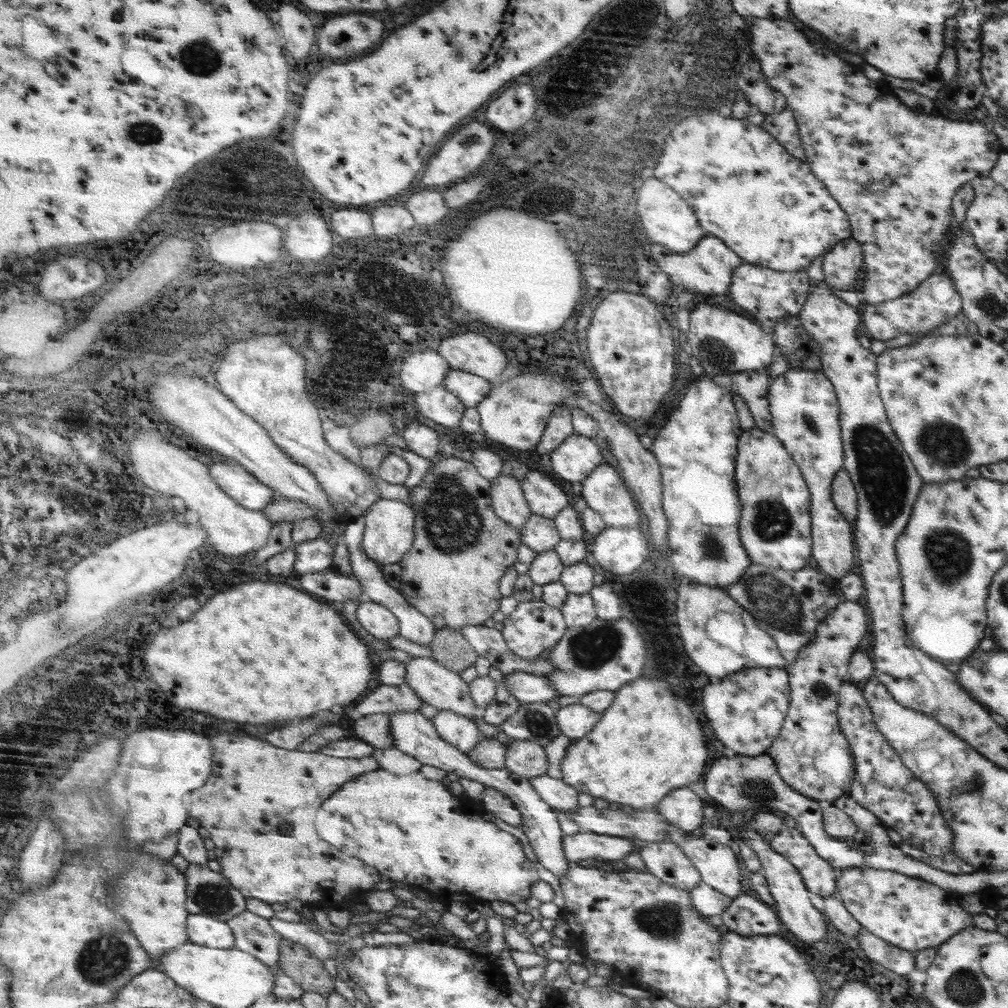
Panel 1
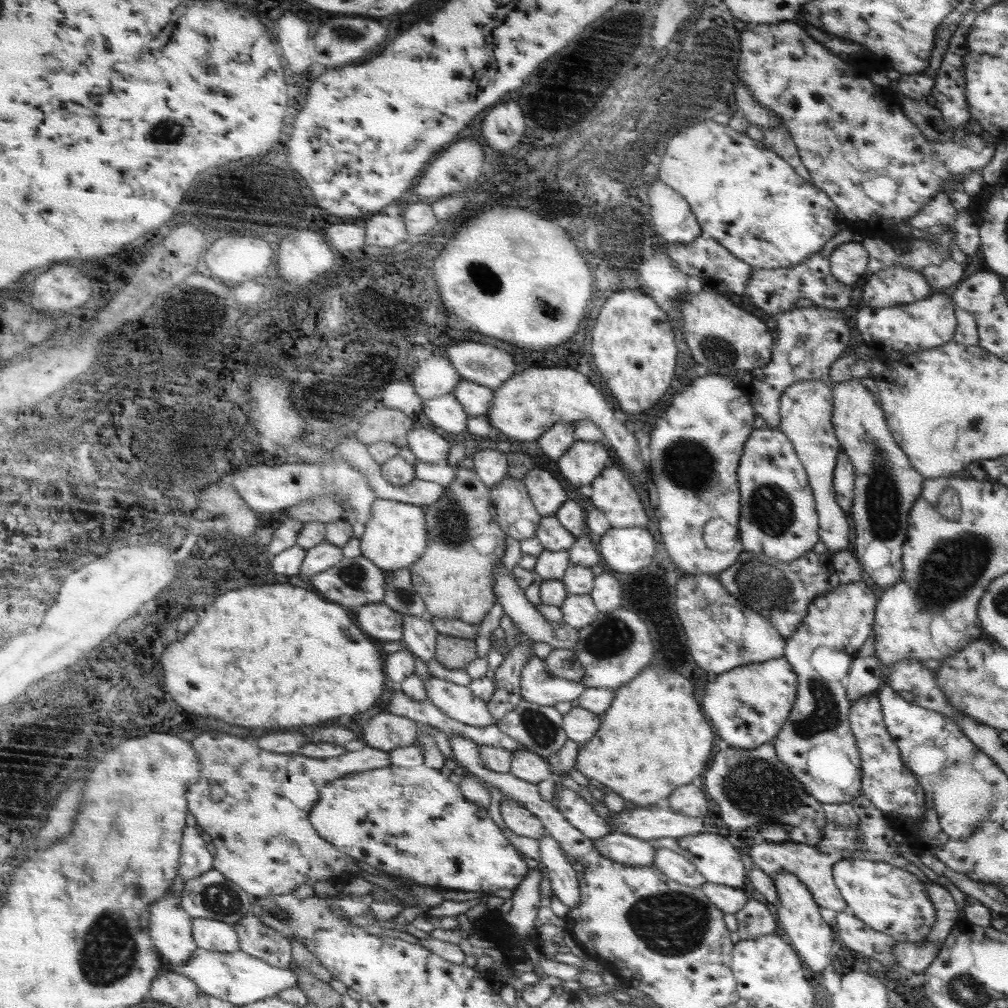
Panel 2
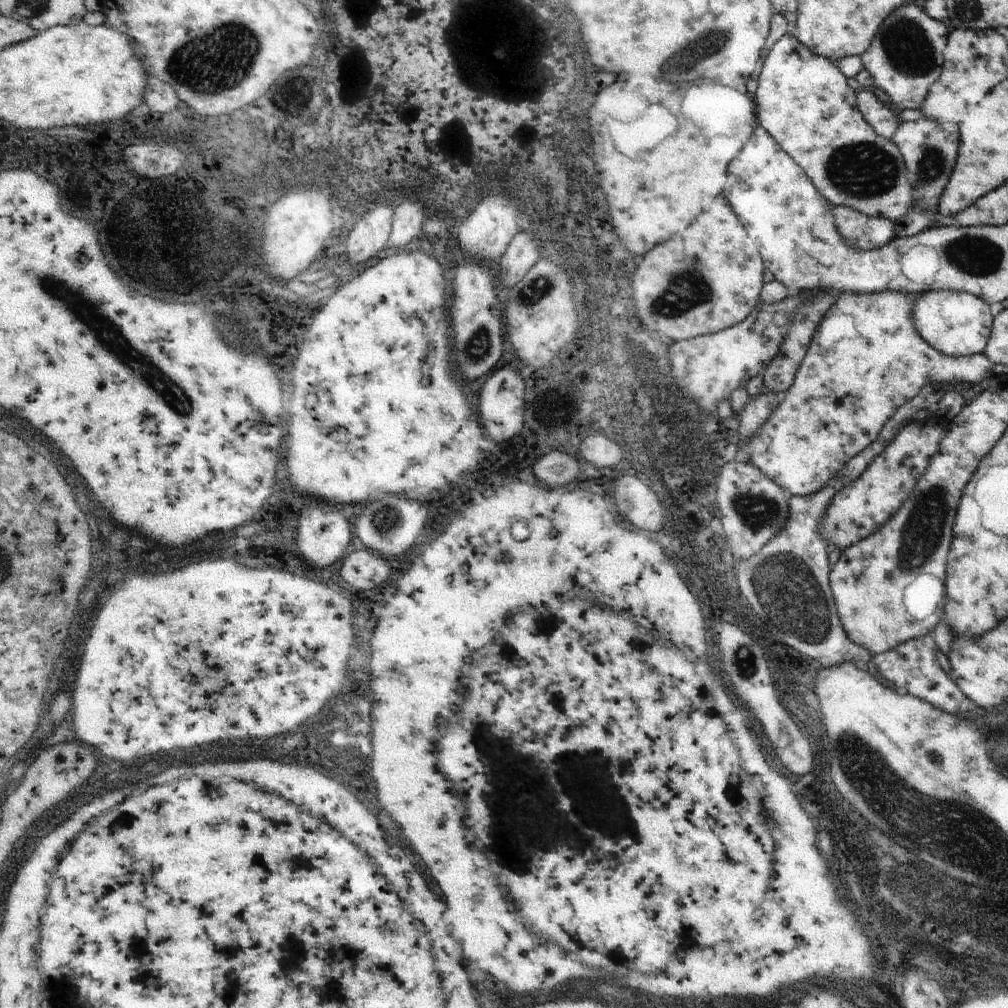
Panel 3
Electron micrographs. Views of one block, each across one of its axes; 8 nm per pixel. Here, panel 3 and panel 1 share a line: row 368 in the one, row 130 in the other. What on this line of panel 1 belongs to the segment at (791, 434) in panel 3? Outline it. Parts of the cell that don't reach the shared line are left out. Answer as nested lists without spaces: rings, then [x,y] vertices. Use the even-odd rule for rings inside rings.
[[[759,18],[759,20],[751,20],[751,44],[749,44],[749,50],[753,54],[753,58],[759,62],[759,68],[761,68],[761,74],[763,74],[763,80],[767,86],[771,86],[773,90],[781,92],[785,96],[785,106],[791,110],[793,114],[793,120],[797,124],[797,132],[799,132],[799,140],[801,140],[801,146],[803,146],[803,152],[805,152],[805,162],[809,164],[811,172],[815,174],[815,178],[825,186],[825,190],[829,192],[829,196],[835,200],[835,204],[847,214],[847,222],[851,226],[851,238],[861,246],[861,252],[863,252],[863,268],[865,268],[865,280],[863,280],[863,286],[861,286],[861,302],[863,304],[881,304],[885,300],[897,300],[901,296],[905,296],[907,292],[915,290],[923,280],[927,280],[933,272],[937,272],[941,266],[933,260],[933,252],[937,250],[939,242],[943,242],[943,236],[945,232],[955,224],[953,220],[953,210],[951,210],[951,200],[953,200],[953,194],[957,192],[957,188],[961,186],[969,186],[971,180],[975,178],[989,178],[991,176],[991,170],[999,158],[999,154],[1003,152],[999,140],[995,134],[991,134],[991,126],[985,126],[983,122],[977,122],[977,120],[971,120],[971,122],[957,122],[953,118],[947,118],[947,116],[937,116],[937,114],[919,114],[917,110],[911,110],[907,108],[903,102],[897,100],[897,96],[885,88],[883,84],[879,82],[871,82],[865,78],[863,72],[855,70],[853,64],[849,62],[843,62],[841,58],[837,58],[835,54],[827,52],[825,48],[819,48],[815,44],[809,42],[809,38],[803,36],[803,32],[799,32],[789,18],[783,18],[783,20],[765,20],[765,18]],[[871,182],[883,182],[885,186],[885,194],[881,192],[869,192],[863,184],[871,184]]]

